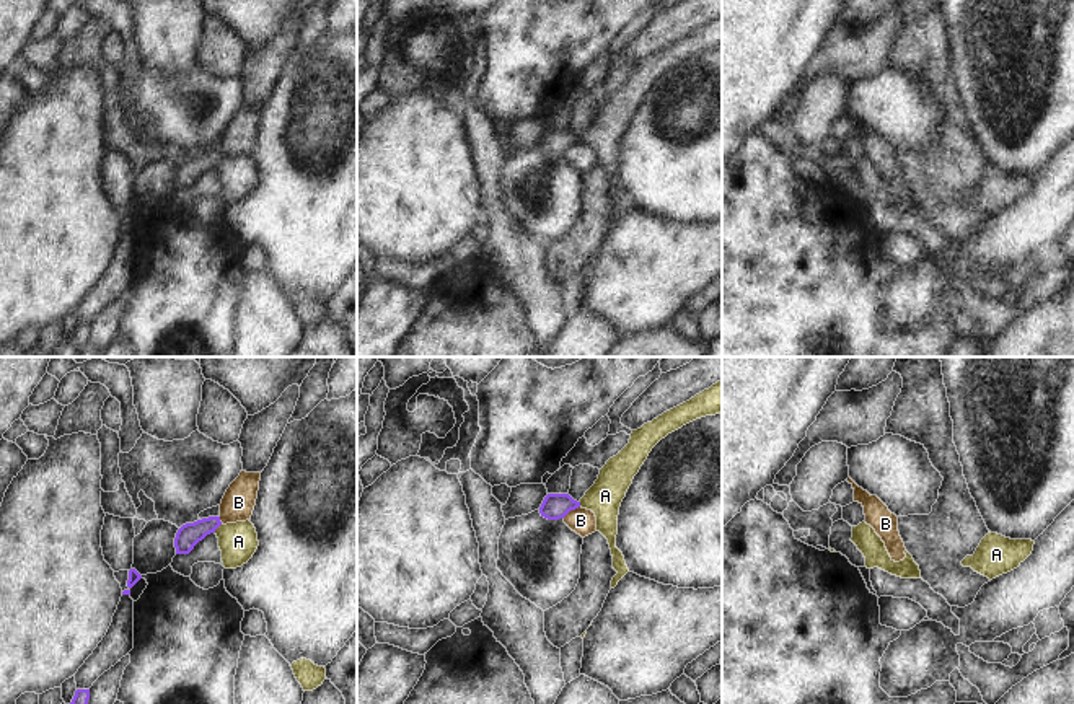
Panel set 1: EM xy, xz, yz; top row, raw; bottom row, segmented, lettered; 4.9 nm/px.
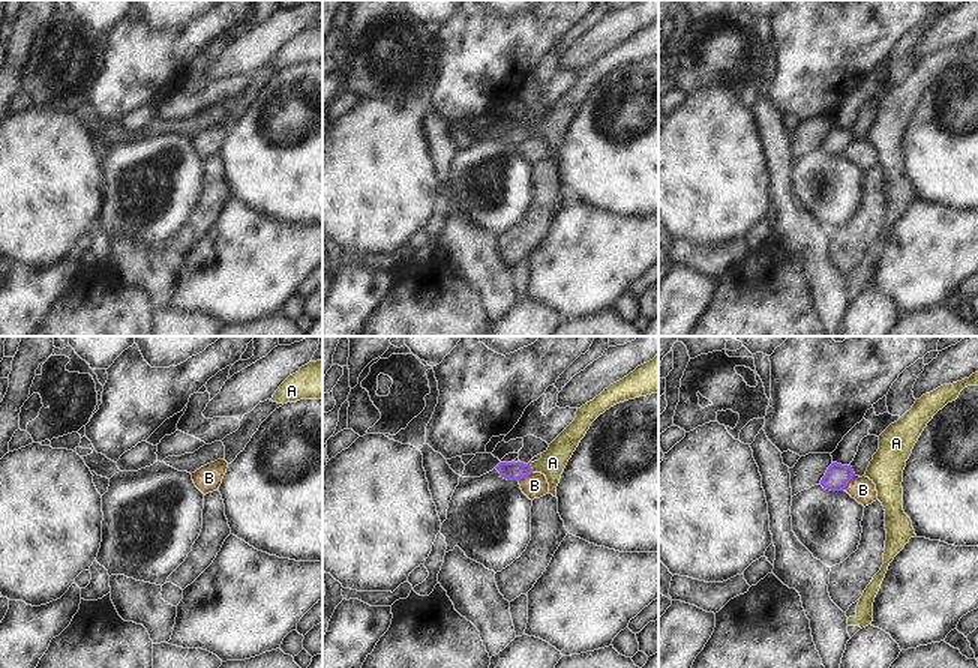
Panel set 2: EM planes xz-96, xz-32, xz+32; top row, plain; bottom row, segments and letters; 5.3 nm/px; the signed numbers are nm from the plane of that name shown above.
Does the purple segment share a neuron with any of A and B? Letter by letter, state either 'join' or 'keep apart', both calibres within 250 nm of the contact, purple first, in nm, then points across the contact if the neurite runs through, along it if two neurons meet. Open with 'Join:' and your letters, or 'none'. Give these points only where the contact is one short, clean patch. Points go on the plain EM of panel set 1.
Join: A
A: join | 110/190 nm | across xy (188, 170), (204, 162), (217, 162), (238, 176)
B: keep apart | 130/130 nm | along xz (579, 140), (563, 152)

